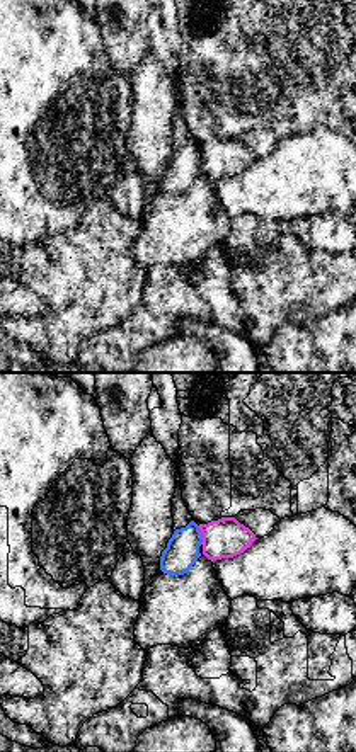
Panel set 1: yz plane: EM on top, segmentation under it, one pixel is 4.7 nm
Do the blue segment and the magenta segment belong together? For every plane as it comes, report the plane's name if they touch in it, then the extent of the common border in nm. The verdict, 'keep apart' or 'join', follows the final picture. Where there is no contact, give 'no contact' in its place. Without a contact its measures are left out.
yz | 90 nm

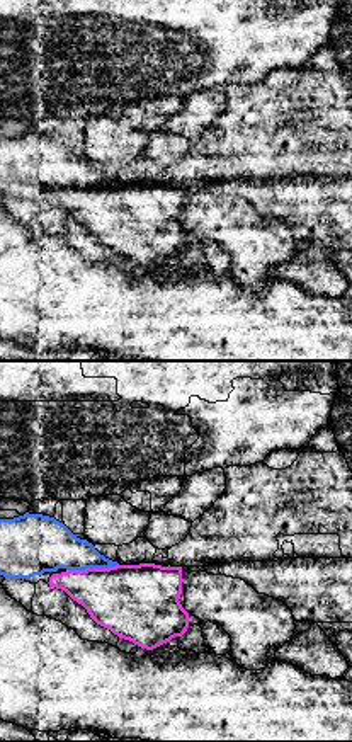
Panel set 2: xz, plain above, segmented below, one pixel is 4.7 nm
xz | 260 nm

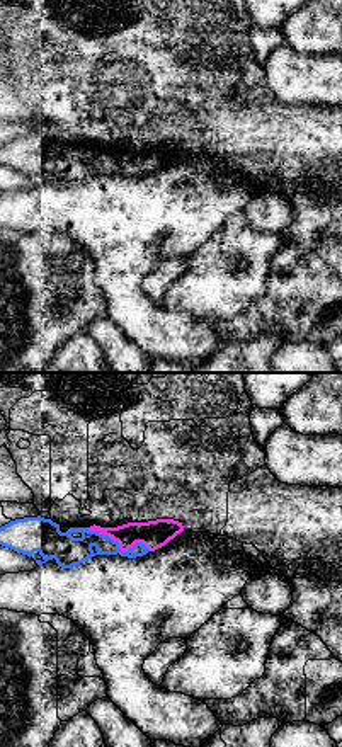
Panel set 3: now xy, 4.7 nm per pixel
xy | 320 nm

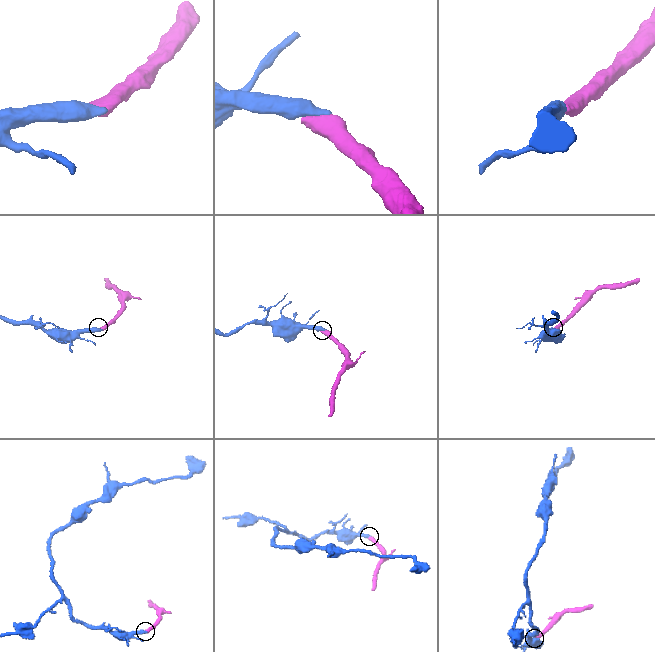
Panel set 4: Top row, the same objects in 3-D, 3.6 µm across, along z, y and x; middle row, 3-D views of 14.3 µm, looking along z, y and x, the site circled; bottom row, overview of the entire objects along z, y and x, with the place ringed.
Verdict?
join

